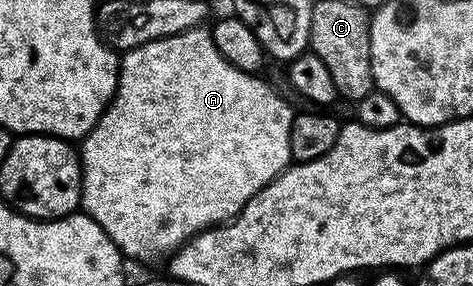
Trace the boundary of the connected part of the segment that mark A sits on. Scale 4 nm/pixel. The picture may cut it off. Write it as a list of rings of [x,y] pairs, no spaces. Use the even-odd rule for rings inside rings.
[[[208,28],[187,30],[181,34],[147,42],[138,48],[127,51],[120,58],[120,78],[116,81],[116,94],[112,97],[108,109],[105,110],[99,122],[82,140],[78,153],[80,155],[80,175],[82,176],[80,206],[83,213],[89,214],[96,221],[98,228],[102,228],[102,232],[106,232],[108,239],[120,249],[121,255],[125,259],[137,258],[140,262],[148,262],[151,258],[162,257],[161,259],[163,259],[165,256],[175,254],[195,234],[201,234],[204,230],[210,230],[214,226],[227,223],[235,218],[241,208],[262,187],[270,185],[279,174],[288,169],[292,162],[290,132],[292,131],[294,110],[291,110],[262,79],[263,77],[247,74],[234,68],[234,64],[230,64],[224,59],[222,52],[218,52],[218,48],[214,44],[211,29]]]

